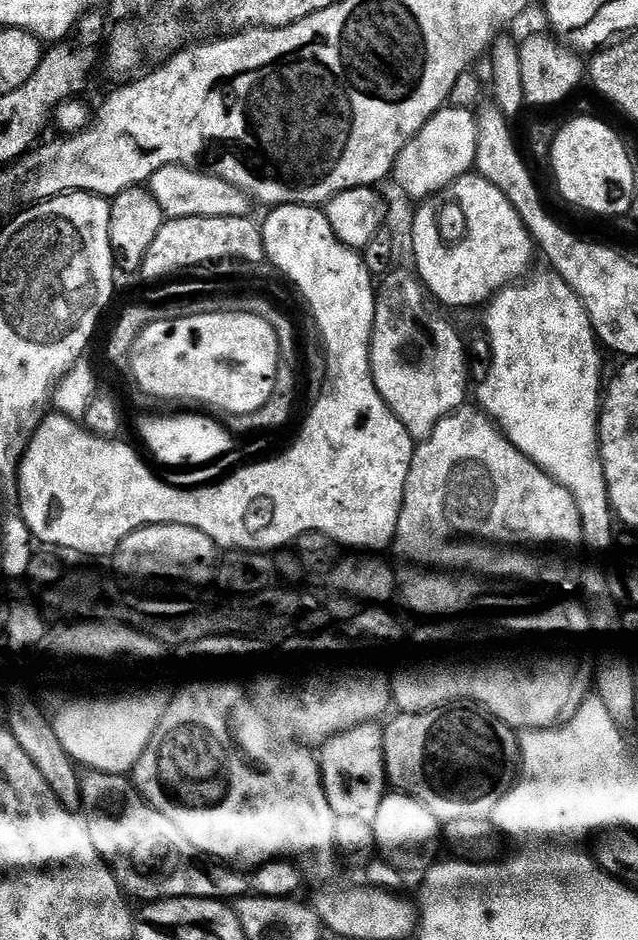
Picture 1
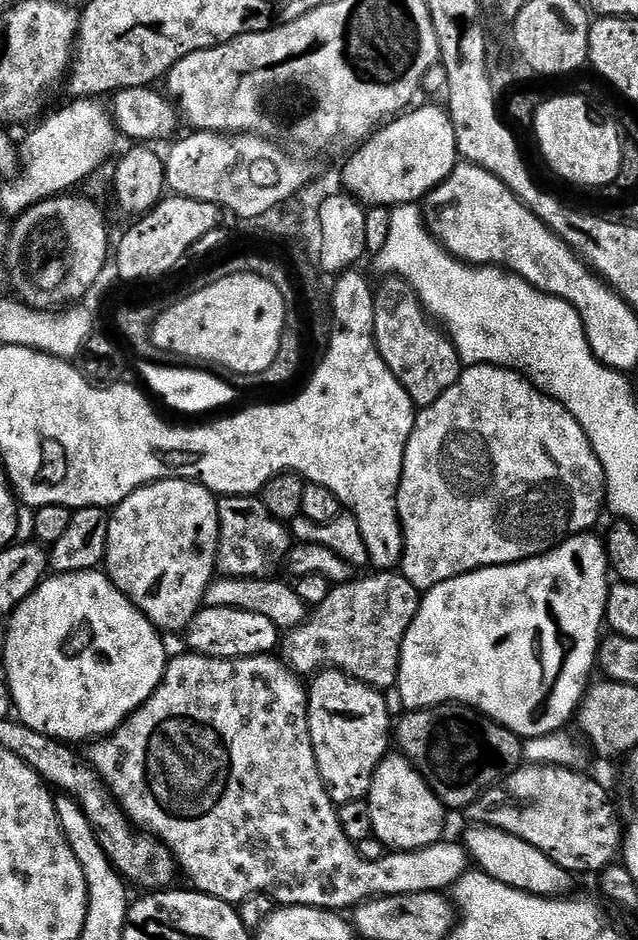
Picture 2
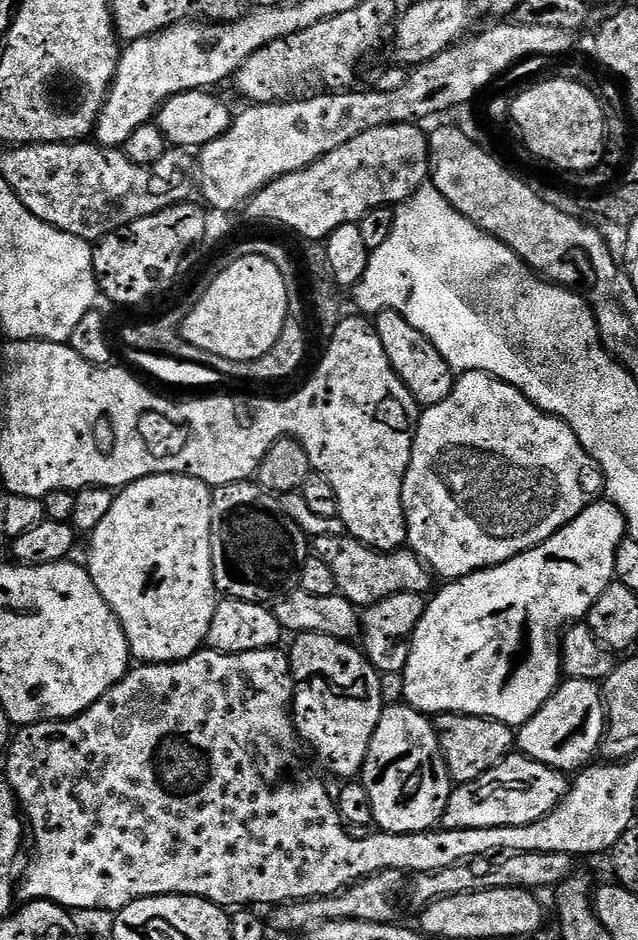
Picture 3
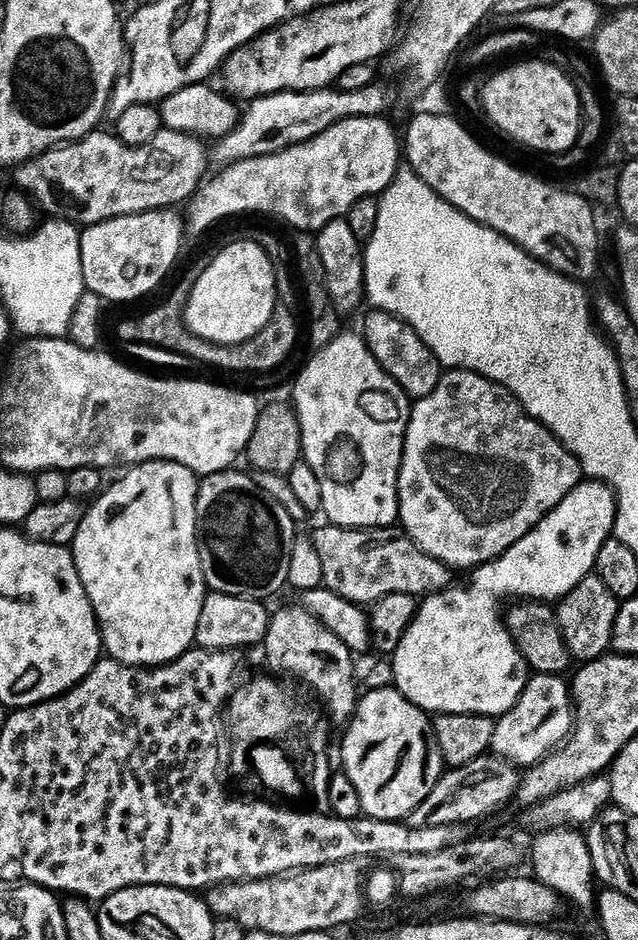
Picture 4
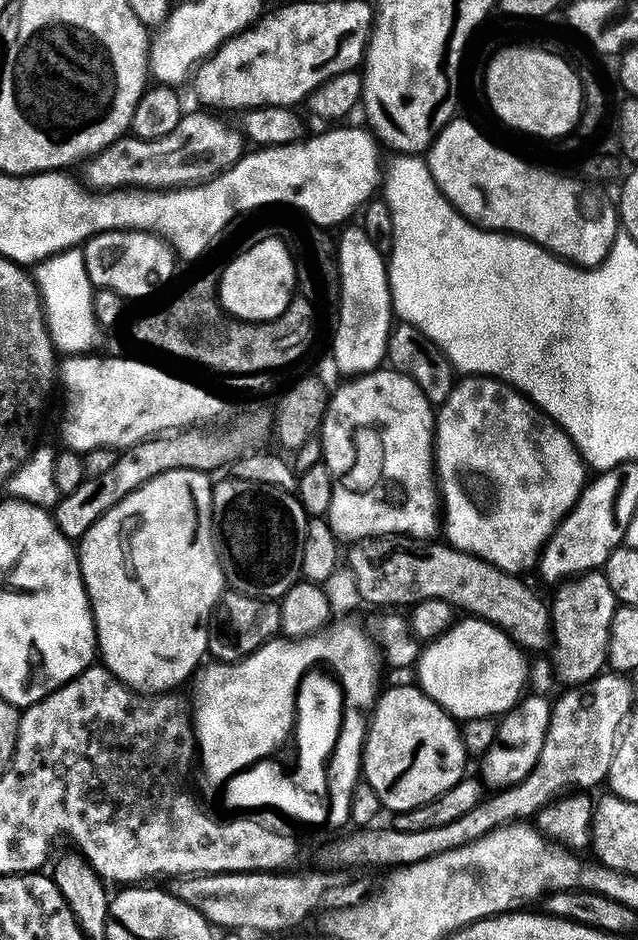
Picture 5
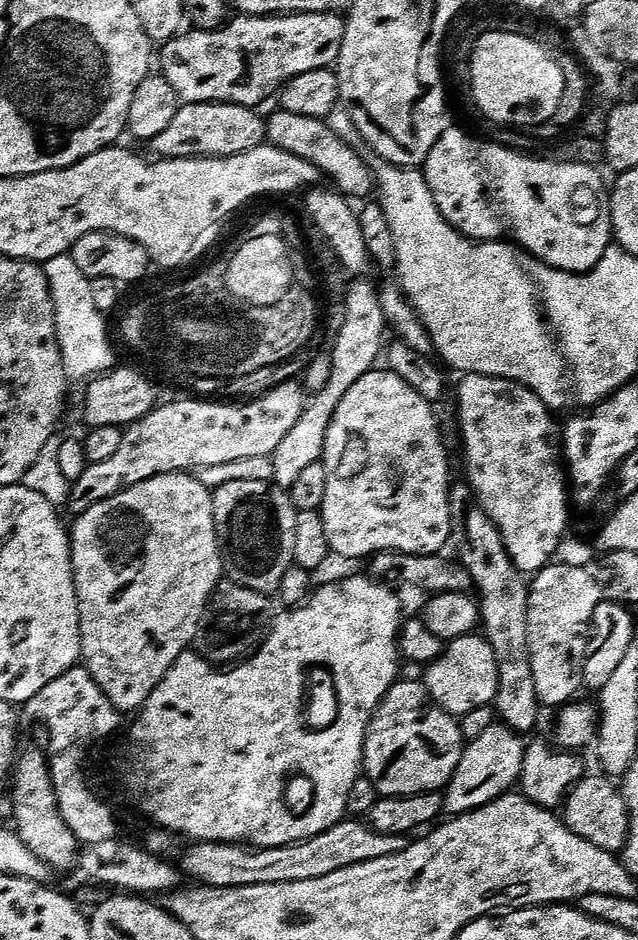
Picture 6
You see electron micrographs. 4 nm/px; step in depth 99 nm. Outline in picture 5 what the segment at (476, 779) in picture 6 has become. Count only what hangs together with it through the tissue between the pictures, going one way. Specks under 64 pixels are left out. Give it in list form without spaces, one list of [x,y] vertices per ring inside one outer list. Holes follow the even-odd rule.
[[[532,696],[520,700],[511,712],[499,721],[496,741],[484,753],[479,775],[483,783],[492,790],[510,789],[517,785],[517,778],[528,777],[542,758],[542,746],[546,742],[547,731],[551,726],[553,701],[544,696]]]

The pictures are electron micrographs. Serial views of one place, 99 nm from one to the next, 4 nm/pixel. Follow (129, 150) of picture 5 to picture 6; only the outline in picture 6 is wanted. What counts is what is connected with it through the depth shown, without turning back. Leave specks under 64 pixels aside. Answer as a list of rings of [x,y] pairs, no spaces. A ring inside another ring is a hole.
[[[214,101],[205,104],[181,103],[174,122],[158,138],[150,142],[150,148],[160,158],[190,158],[191,156],[233,156],[261,147],[268,139],[265,117],[255,107]]]

